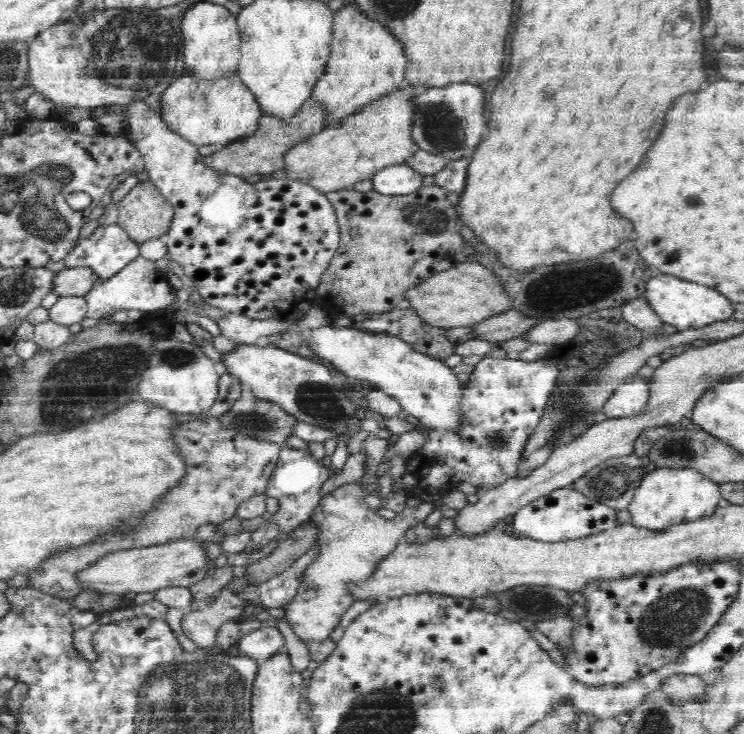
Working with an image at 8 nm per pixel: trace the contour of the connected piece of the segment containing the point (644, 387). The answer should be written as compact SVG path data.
M642 376L626 379L602 407L608 419L624 418L638 414L648 401L649 381Z

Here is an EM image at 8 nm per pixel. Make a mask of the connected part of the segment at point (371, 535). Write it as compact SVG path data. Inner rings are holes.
M353 483L339 486L333 492L325 495L320 505L316 507L316 513L312 519L322 525L322 536L320 536L319 557L309 566L311 582L316 582L319 589L305 588L304 584L299 586L297 595L286 605L280 615L293 628L295 636L302 641L320 641L329 639L329 635L338 626L340 617L348 607L355 602L344 588L344 582L358 582L366 579L369 572L385 555L392 546L396 546L397 540L404 537L409 527L423 522L436 508L444 509L442 498L440 504L425 502L422 500L414 508L404 508L392 520L385 520L369 508L363 500L363 490Z

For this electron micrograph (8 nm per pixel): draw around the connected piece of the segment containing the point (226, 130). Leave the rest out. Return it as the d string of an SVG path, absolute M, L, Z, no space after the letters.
M186 73L163 92L161 106L161 118L168 127L198 147L224 146L248 137L258 130L260 119L264 116L259 98L237 74L213 78Z

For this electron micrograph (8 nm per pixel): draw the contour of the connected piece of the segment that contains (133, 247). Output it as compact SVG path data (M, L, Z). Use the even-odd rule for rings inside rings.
M119 223L98 226L65 258L65 266L91 266L102 281L139 255L140 243Z

